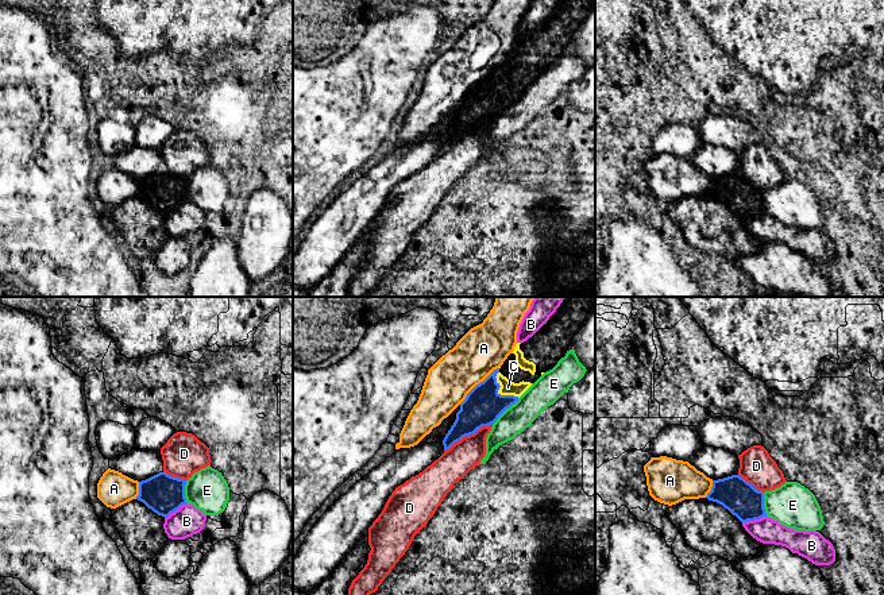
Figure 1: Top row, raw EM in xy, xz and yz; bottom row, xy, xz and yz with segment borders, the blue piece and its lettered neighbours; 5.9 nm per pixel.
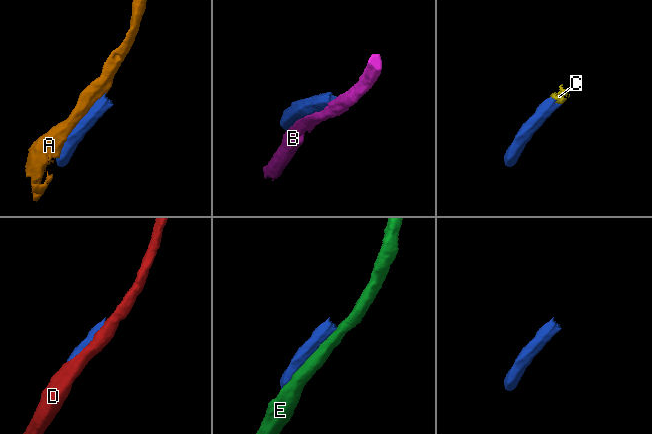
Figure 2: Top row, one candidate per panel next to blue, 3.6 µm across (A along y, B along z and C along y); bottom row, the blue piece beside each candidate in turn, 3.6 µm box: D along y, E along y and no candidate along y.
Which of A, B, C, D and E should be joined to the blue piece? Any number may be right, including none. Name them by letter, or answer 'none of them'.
C

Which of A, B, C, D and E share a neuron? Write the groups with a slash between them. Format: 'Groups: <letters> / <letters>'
Groups: A / B / C / D / E

